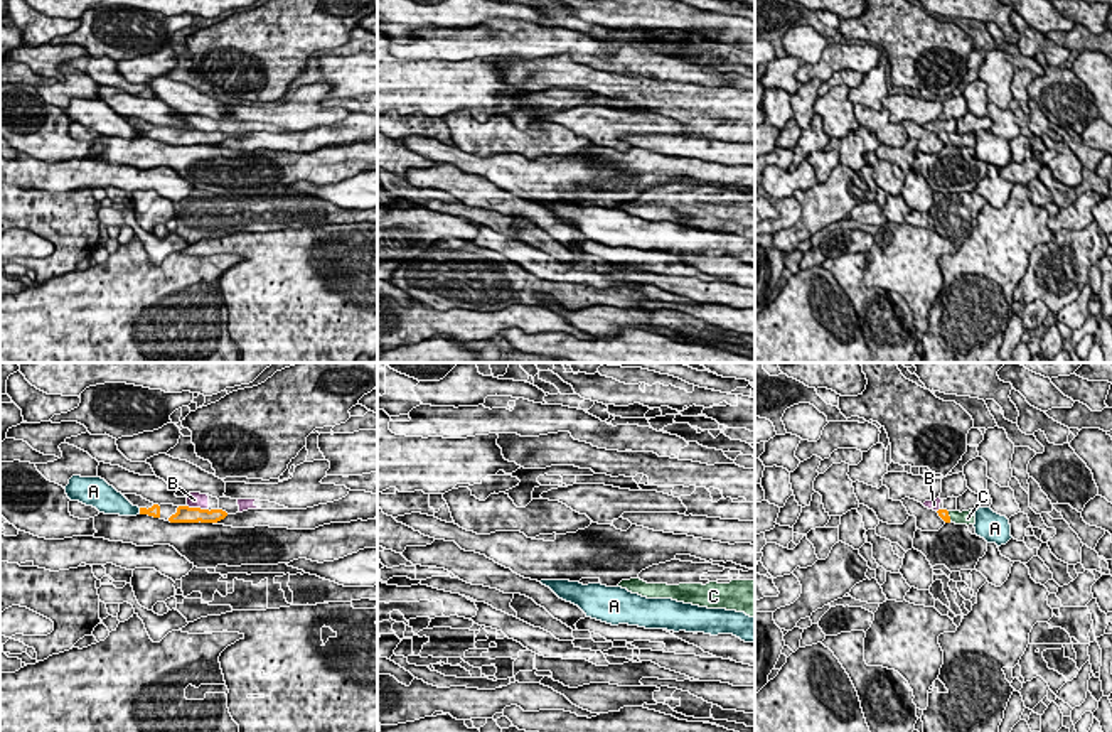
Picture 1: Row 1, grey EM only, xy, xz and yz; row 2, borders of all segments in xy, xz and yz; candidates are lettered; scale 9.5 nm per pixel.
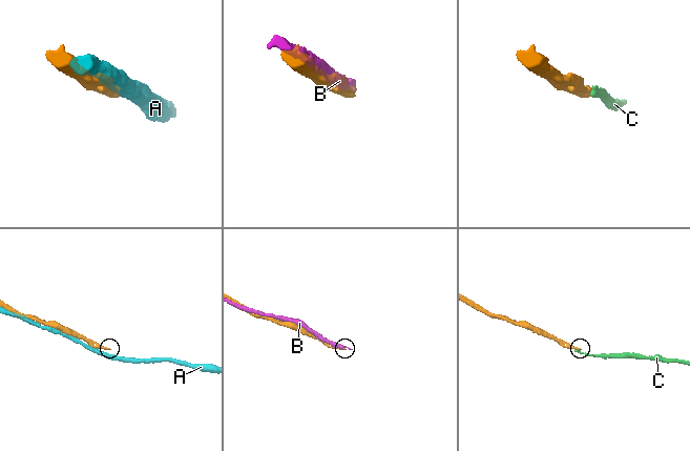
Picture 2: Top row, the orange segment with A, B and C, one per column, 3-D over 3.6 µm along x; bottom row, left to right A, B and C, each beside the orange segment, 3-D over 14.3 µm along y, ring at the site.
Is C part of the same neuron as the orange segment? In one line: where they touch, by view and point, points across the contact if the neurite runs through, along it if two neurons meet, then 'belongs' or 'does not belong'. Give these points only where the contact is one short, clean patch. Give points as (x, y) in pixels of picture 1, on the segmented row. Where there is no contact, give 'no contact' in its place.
contact yz (949, 516); way yz (942, 513), (949, 516), (967, 518); belongs

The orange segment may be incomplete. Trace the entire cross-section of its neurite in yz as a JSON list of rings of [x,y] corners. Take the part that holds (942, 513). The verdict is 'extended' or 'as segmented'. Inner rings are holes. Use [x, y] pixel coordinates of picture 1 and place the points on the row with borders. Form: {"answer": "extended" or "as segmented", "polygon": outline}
{"answer": "extended", "polygon": [[[938,509],[937,511],[938,516],[945,521],[945,523],[955,523],[955,525],[976,525],[976,511],[969,509],[969,511],[947,511],[947,509]]]}

